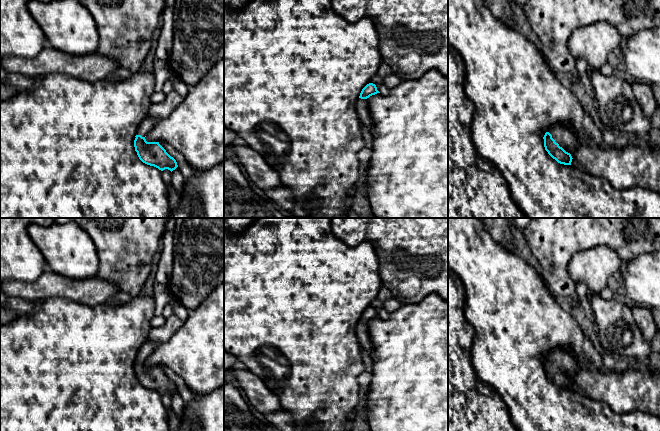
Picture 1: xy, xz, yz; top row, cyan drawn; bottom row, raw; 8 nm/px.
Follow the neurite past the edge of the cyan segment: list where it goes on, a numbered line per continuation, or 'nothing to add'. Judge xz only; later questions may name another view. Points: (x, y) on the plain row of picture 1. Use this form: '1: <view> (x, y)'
1: xz (364, 338)

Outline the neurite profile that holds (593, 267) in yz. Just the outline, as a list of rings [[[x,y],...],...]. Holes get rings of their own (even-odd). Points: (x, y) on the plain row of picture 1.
[[[594,247],[574,255],[568,271],[575,283],[584,283],[589,294],[600,294],[609,277],[620,270],[623,260],[611,248]]]

